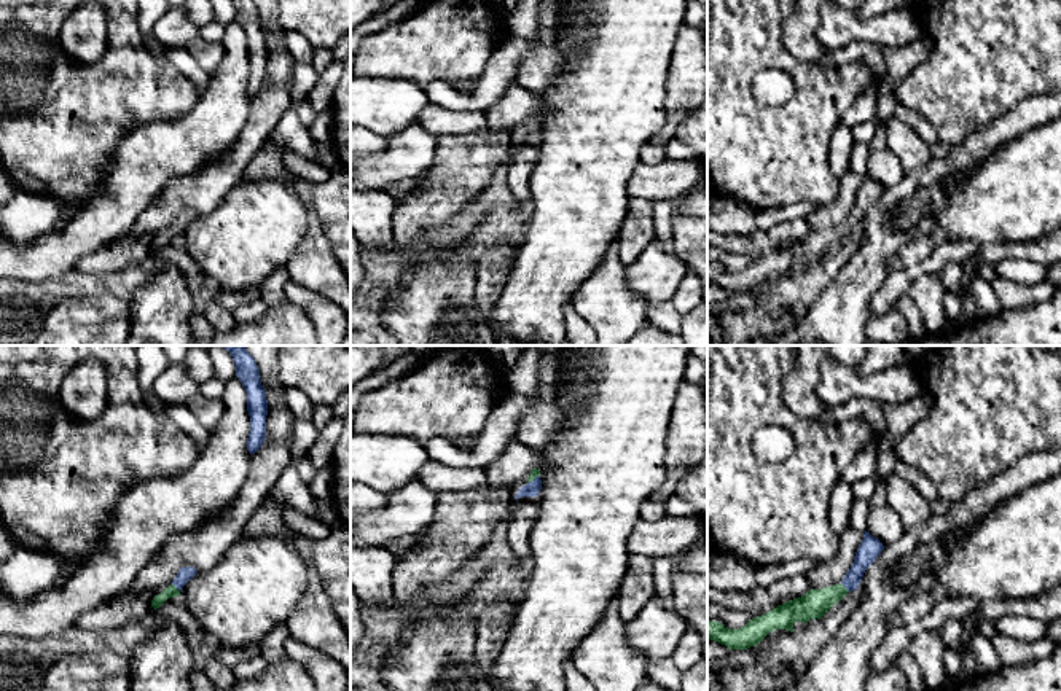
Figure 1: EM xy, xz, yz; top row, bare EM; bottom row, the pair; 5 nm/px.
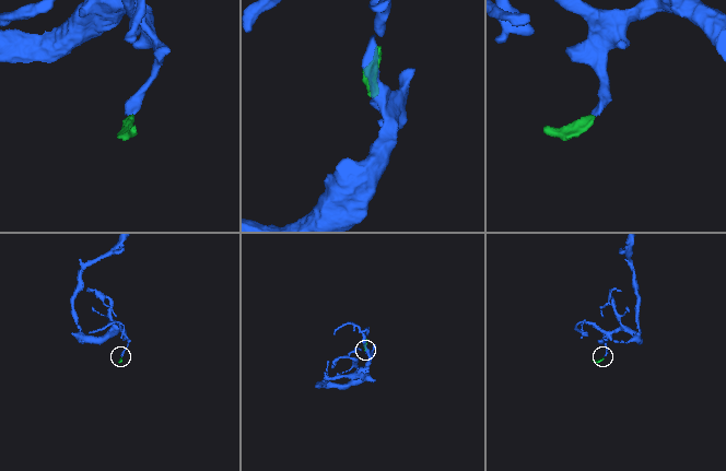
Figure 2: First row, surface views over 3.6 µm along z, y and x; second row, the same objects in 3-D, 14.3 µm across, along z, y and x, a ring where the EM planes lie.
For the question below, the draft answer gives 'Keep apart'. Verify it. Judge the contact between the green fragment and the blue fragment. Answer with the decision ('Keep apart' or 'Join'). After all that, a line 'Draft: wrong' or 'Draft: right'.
Join
Draft: wrong

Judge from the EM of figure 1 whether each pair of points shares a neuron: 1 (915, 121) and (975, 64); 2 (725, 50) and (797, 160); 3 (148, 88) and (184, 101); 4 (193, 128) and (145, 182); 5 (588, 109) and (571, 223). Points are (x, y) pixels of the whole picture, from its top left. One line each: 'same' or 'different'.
1: different
2: same
3: same
4: same
5: same

